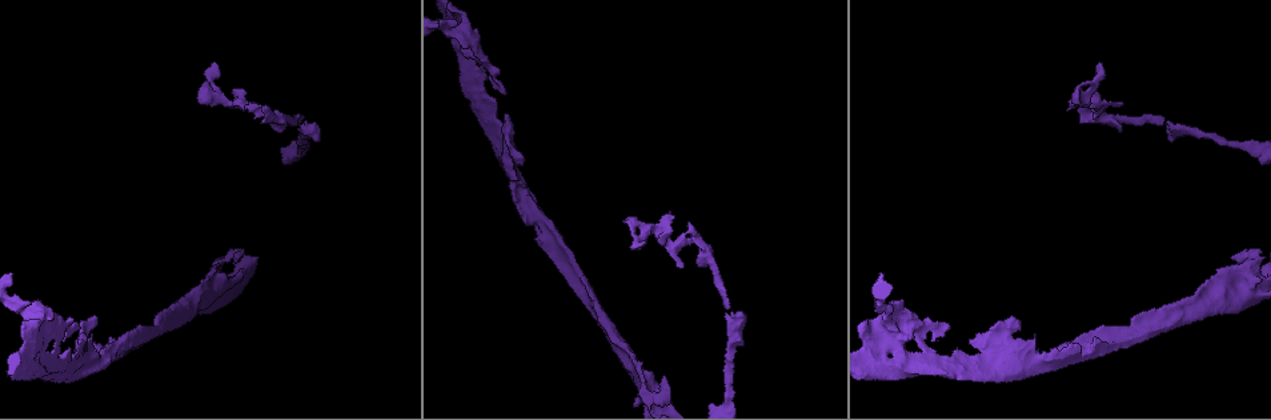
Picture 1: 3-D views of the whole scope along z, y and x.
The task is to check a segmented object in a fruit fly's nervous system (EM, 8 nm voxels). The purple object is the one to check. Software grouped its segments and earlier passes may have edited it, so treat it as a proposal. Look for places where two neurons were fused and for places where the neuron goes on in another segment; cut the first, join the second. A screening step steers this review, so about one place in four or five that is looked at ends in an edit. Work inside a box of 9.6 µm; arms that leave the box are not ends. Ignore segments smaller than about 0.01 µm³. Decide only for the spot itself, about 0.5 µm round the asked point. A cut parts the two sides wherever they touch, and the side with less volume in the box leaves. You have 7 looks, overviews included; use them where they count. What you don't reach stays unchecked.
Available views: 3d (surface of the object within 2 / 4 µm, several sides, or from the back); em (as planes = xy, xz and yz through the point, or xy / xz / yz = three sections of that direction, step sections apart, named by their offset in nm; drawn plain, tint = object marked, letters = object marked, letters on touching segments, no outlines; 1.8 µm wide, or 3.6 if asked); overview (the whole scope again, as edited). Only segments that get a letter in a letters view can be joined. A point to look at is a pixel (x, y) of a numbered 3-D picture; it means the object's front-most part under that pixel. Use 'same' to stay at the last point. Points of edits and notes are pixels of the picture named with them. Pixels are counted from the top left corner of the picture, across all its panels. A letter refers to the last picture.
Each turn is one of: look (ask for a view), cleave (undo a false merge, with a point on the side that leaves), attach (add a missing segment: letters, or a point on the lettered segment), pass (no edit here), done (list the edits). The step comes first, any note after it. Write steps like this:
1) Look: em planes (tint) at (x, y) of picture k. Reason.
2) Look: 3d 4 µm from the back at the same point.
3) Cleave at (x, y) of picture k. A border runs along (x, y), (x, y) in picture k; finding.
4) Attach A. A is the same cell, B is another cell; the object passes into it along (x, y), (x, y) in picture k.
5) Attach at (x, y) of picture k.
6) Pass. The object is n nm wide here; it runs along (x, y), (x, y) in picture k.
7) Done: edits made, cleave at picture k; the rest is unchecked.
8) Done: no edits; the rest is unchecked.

Look: 3d 4 µm at (214, 269) of picture 1. An open end.

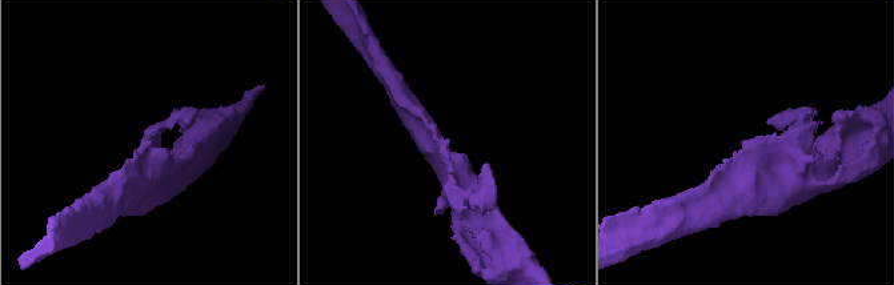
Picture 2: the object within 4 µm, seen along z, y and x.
Look: em planes (letters) at (146, 141) of picture 2.

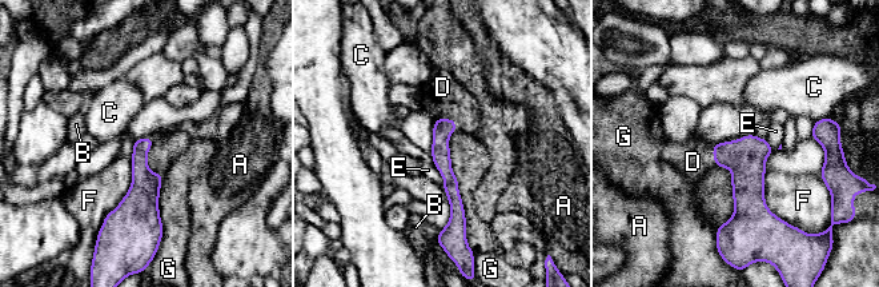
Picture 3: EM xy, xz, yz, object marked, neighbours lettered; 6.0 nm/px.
Attach D. The longest contact is with F, 460 nm; D is the same cell, A, B, C, E, F and G are other cells; the neuron continues.

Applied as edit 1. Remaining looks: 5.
Look: em planes (letters) at (745, 321) of picture 1. Long arm stops here.

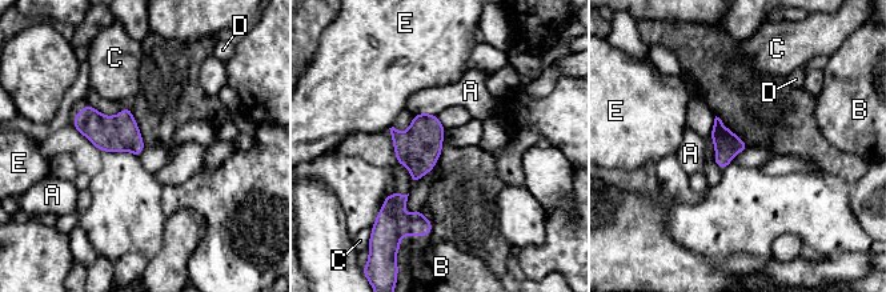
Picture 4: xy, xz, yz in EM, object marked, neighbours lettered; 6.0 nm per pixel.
Pass. A, B, C, D and E are other cells; a border runs along (415, 114), (433, 114), (436, 116) in picture 4; no lettered segment goes on from it.

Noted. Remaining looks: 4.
Look: 3d 2 µm at (1035, 335) of picture 1.

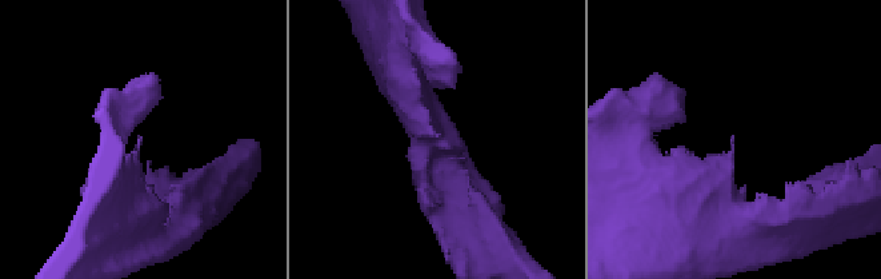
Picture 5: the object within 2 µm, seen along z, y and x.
Look: em planes (letters) at (438, 134) of picture 5. Need the tissue.

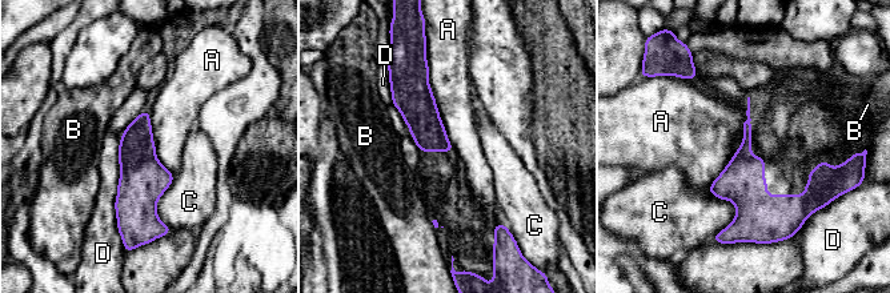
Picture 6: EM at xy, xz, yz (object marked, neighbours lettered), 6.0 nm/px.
Pass. A, B, C and D are other cells; a border runs along (746, 111), (740, 147), (706, 188) in picture 6; no lettered segment goes on from it.

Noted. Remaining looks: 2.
Done: edits made, attach at picture 3; the rest is unchecked.

